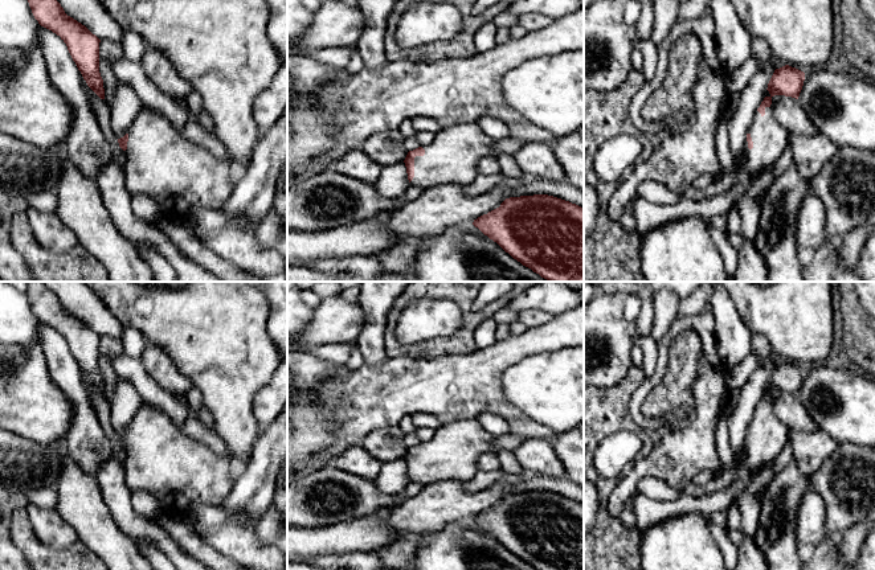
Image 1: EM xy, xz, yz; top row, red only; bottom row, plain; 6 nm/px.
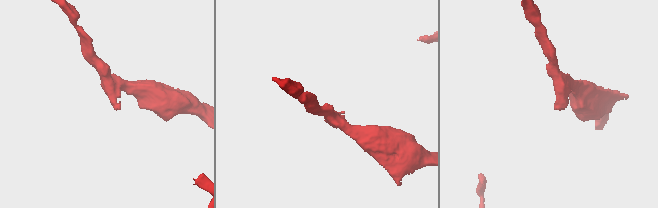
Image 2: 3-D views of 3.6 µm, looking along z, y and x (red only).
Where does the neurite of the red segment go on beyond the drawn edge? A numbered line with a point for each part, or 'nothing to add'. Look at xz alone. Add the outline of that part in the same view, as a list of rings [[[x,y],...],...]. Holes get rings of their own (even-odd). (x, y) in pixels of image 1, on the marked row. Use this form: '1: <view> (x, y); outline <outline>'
1: xz (452, 158); outline [[[477,123],[442,128],[430,144],[422,147],[425,155],[414,157],[410,186],[428,189],[470,184],[483,156],[500,155],[492,148],[494,142]]]

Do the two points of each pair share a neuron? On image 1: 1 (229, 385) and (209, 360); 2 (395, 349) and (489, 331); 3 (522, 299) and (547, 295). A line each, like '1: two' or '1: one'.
1: one
2: two
3: one

